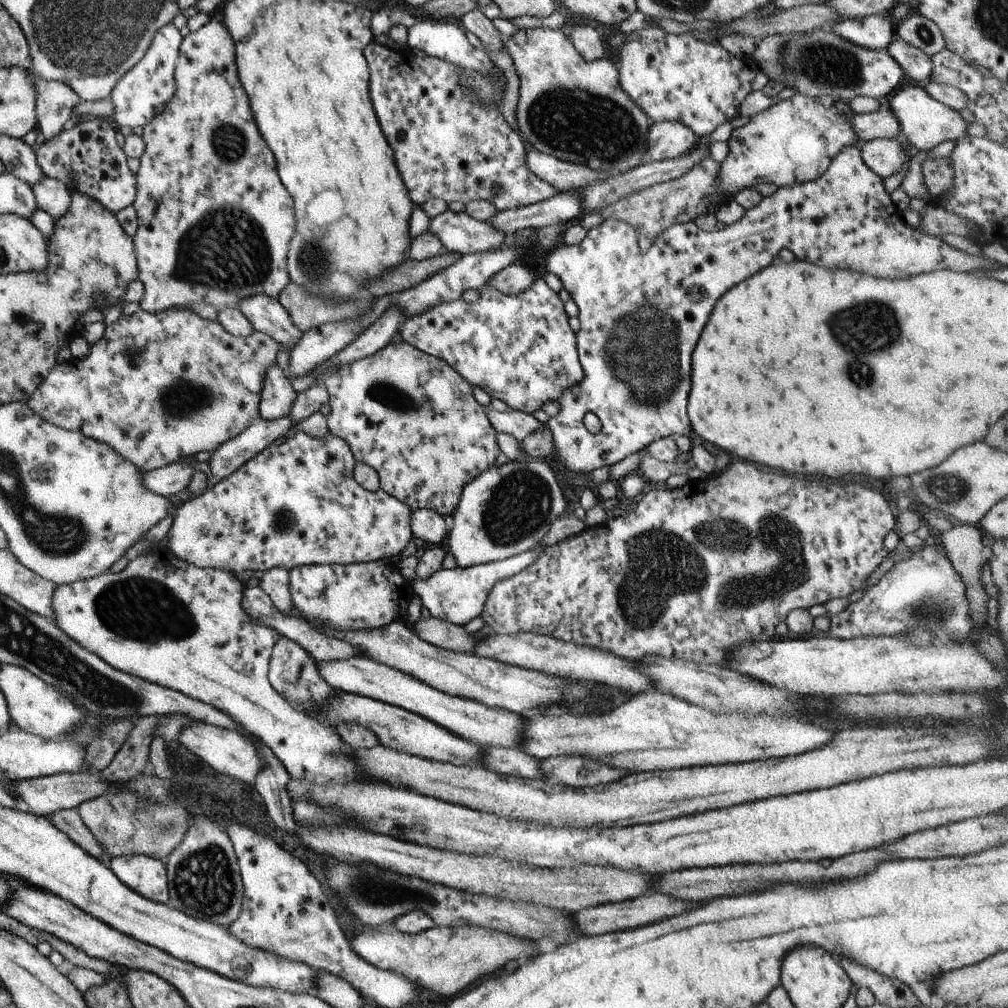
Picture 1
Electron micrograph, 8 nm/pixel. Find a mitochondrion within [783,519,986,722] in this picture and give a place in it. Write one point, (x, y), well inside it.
(936, 615)

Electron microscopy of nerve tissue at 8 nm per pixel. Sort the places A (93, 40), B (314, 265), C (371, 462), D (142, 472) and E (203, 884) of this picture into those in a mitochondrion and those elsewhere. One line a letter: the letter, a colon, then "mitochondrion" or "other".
A: mitochondrion
B: mitochondrion
C: other
D: other
E: mitochondrion

